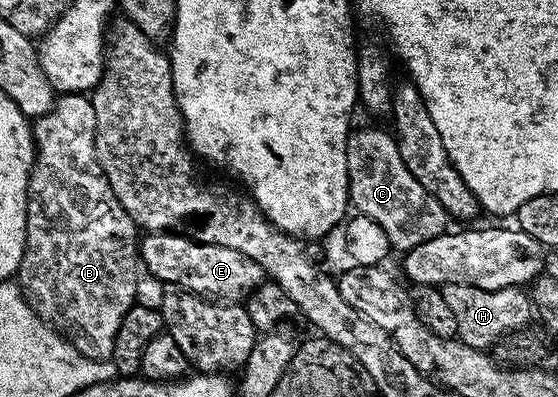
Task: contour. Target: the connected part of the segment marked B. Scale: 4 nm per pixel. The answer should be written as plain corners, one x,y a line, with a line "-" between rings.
60,94
49,113
34,120
35,163
27,182
27,248
17,282
27,304
80,353
90,359
110,360
123,318
137,303
141,239
97,161
96,125
86,94

